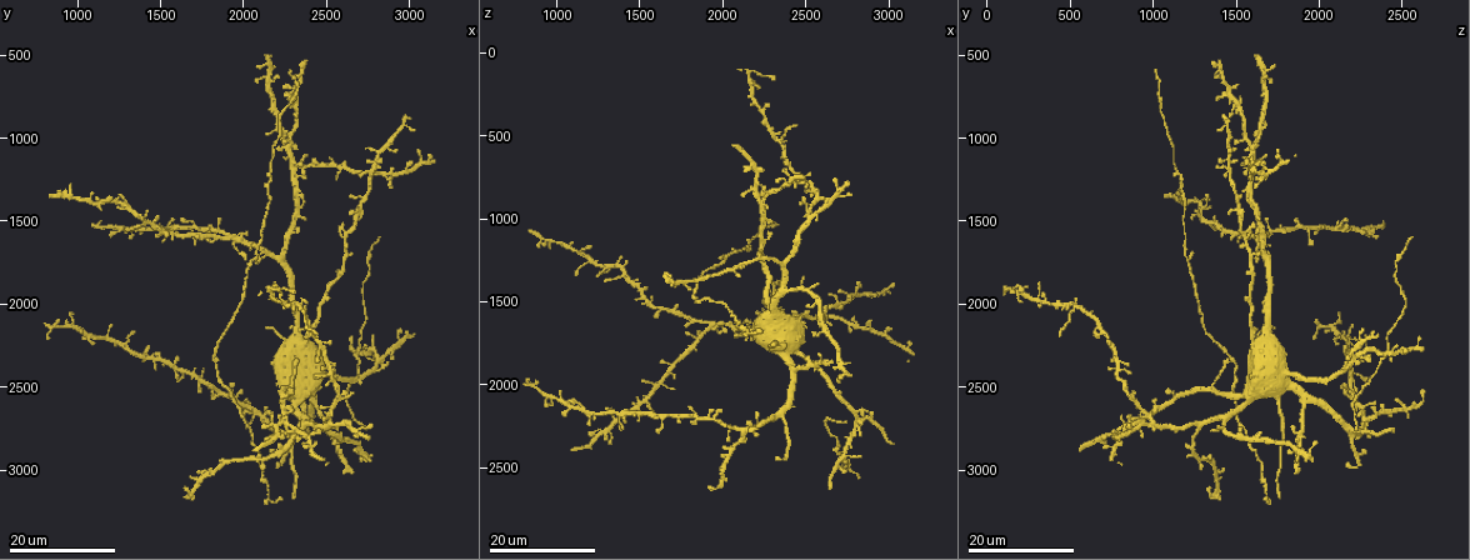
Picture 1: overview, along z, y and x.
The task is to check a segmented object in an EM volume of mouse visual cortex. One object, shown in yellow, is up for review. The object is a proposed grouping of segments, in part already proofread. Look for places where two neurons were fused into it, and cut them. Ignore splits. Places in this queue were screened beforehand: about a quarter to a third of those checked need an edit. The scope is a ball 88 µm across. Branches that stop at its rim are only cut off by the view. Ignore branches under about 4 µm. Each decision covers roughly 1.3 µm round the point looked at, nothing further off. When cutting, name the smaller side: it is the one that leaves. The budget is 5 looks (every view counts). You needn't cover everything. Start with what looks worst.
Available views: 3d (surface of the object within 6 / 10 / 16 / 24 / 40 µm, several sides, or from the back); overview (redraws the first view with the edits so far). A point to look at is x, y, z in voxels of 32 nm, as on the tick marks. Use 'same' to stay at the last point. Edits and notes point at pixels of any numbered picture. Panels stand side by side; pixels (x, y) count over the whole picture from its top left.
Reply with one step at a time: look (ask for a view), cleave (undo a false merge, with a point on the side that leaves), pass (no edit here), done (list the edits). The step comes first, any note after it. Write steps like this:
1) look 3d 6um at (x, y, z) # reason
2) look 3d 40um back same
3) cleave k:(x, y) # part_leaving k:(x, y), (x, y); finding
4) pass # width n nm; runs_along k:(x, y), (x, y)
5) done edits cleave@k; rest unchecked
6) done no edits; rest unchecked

look 3d 16um at (2360, 2020, 520) # looks like a crossing

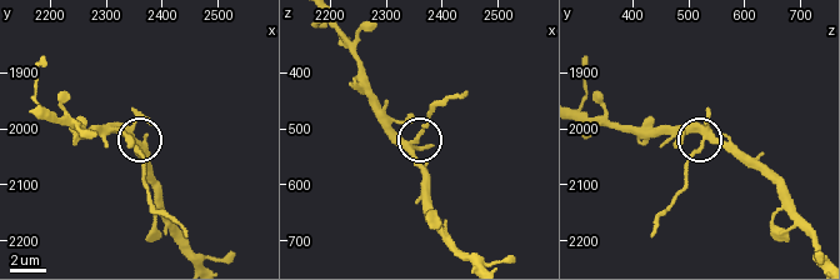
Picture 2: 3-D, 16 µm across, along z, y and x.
look 3d 10um at (2345, 2030, 525)

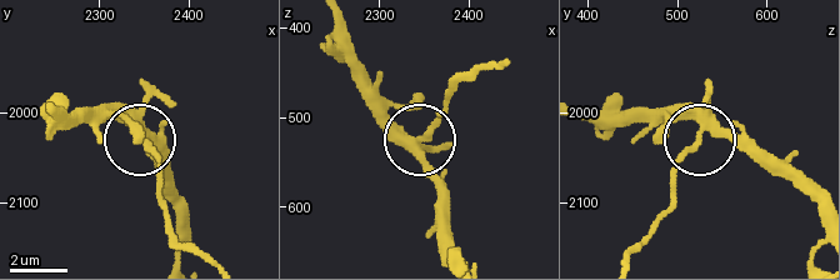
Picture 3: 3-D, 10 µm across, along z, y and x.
cleave 3:(159, 183) # part_leaving 3:(146, 148), (160, 174), (170, 231), (196, 253); a second neuron is stuck on

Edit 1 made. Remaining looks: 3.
look 3d 24um at (2300, 2500, 1360)

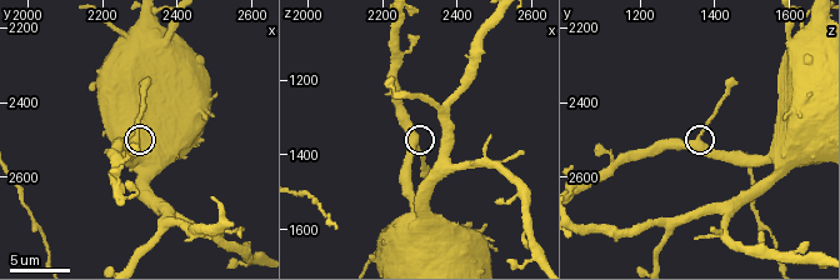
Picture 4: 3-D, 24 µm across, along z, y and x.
look 3d 6um at (2290, 2500, 1360)

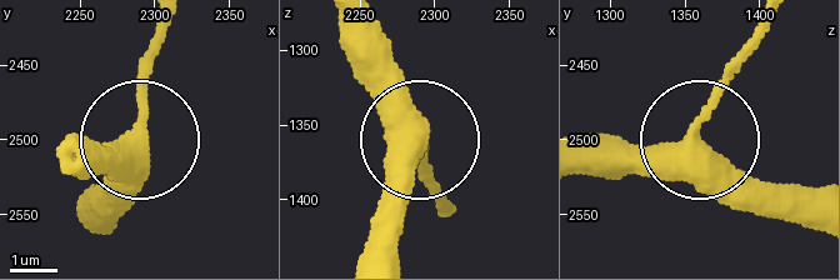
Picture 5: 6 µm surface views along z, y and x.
pass # width 360 nm; runs_along 5:(813, 199), (753, 195), (698, 139), (698, 115), (749, 48); continuous, no second neuron

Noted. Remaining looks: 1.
done edits cleave@3; rest unchecked

